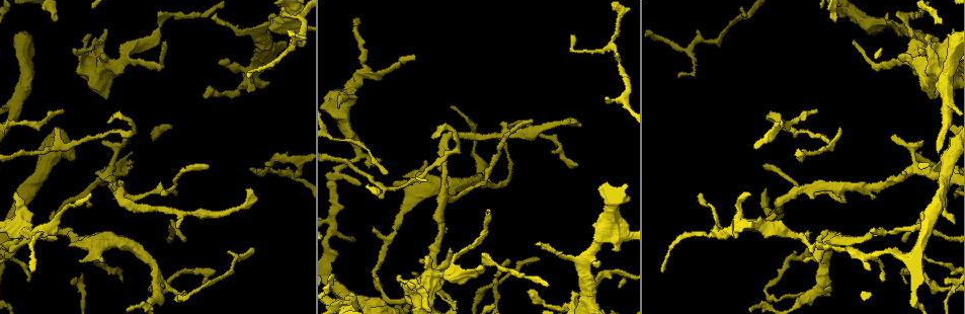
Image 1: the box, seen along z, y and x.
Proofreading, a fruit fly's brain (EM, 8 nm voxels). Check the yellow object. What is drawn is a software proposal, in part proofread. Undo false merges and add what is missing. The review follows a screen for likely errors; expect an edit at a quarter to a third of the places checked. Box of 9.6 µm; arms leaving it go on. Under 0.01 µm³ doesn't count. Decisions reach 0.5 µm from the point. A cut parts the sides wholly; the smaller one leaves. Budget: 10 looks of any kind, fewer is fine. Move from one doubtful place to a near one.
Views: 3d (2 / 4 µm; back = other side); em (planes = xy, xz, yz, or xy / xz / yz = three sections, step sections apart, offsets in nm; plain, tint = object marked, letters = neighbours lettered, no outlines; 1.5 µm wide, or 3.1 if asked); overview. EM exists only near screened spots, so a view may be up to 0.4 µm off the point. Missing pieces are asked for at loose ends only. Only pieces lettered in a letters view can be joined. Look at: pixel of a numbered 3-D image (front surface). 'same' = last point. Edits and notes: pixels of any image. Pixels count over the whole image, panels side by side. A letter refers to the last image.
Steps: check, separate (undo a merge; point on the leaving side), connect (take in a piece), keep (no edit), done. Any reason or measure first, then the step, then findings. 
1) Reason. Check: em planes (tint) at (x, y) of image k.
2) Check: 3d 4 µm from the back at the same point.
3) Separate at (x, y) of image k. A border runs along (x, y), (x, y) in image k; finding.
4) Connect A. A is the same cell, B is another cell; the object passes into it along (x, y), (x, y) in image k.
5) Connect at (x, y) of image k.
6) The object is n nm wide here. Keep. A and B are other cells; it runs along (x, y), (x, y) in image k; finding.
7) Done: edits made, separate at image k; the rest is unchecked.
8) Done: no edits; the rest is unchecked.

Thin end. Check: em yz step 4 (letters) at (620, 287) of image 1.

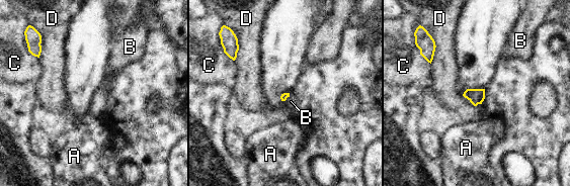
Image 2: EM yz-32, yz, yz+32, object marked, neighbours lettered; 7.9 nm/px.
Check: em planes (letters) at the same point.

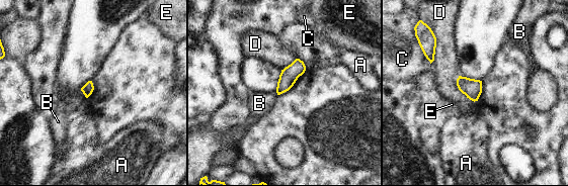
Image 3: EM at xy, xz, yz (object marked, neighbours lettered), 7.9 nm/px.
The object is 90 nm wide here. Keep. A, B, C, D and E are other cells; a border runs along (81, 90), (85, 96) in image 3; none of them fits.

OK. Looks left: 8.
Thin end. Check: em planes (letters) at (936, 97) of image 1.

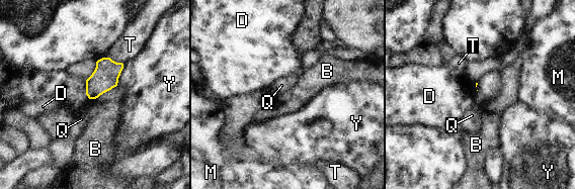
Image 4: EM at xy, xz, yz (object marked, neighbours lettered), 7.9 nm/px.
Keep. B, D, M, Q, T and Y are other cells; a border runs along (116, 85), (97, 97), (89, 99) in image 4; no lettered piece goes on from it.

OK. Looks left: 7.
Sharp bend. Check: em xz step 4 (tint) at (334, 176) of image 1.

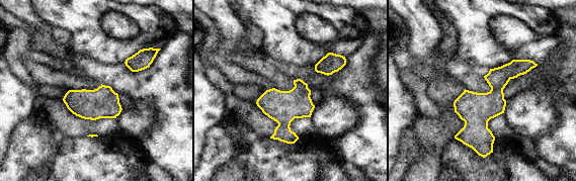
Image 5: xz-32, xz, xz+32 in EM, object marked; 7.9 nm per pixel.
Another direction. Check: em planes (letters) at the same point.

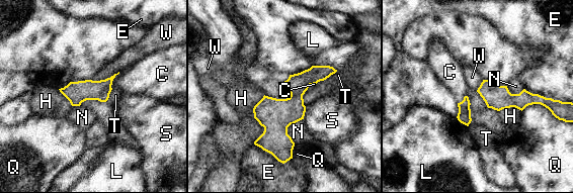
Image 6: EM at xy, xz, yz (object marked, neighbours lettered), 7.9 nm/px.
The longest contact is with E, 340 nm. Keep. C, E, H, L, N, Q, S, T and W are other cells; a border runs along (303, 118), (288, 127), (294, 143) in image 6; continuous, no second cell.

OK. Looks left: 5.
Free end. Check: em planes (letters) at (751, 194) of image 1.

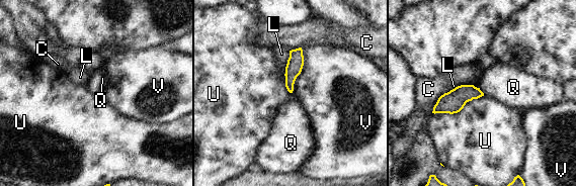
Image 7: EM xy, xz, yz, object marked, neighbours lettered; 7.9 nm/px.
Keep. C, L, Q, U and V are other cells; a border runs along (479, 87), (484, 94) in image 7; none of them fits.

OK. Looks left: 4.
Done: no edits; the rest is unchecked.

